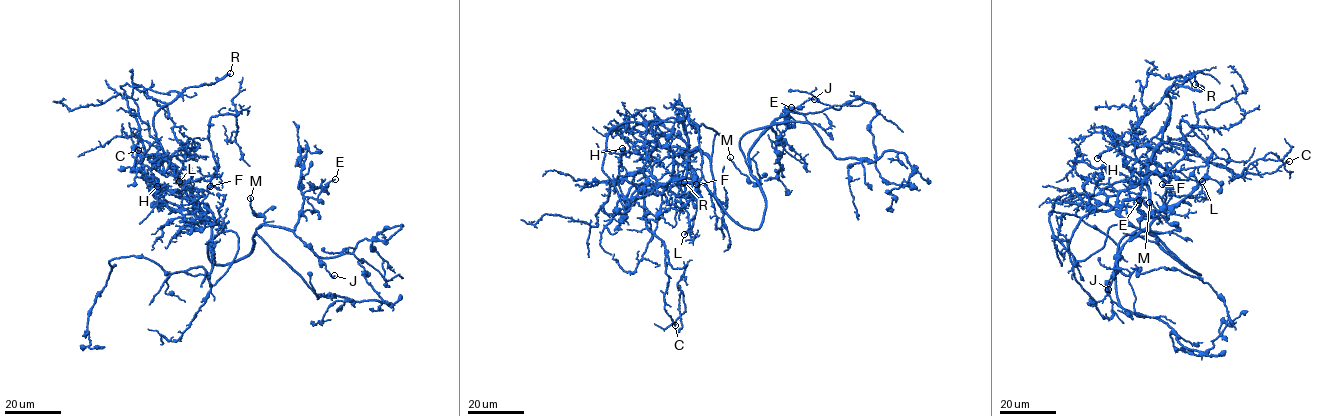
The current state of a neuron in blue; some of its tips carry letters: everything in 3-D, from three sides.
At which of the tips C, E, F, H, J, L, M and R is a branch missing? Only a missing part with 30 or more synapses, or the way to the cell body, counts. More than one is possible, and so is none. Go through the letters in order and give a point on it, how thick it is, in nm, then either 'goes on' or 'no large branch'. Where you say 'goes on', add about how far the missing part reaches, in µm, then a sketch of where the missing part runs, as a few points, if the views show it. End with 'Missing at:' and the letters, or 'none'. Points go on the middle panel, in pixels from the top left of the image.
C: at (675, 325); 320 nm thick; no large branch
E: at (791, 107); 110 nm thick; no large branch
F: at (696, 184); 550 nm thick; no large branch
H: at (622, 148); 600 nm thick; no large branch
J: at (814, 99); 360 nm thick; no large branch
L: at (684, 234); 150 nm thick; no large branch
M: at (730, 157); 200 nm thick; no large branch
R: at (684, 182); 320 nm thick; goes on; about 25 µm are missing; missing branch runs (684, 182), (691, 162), (691, 135), (685, 127)
Missing at: R

